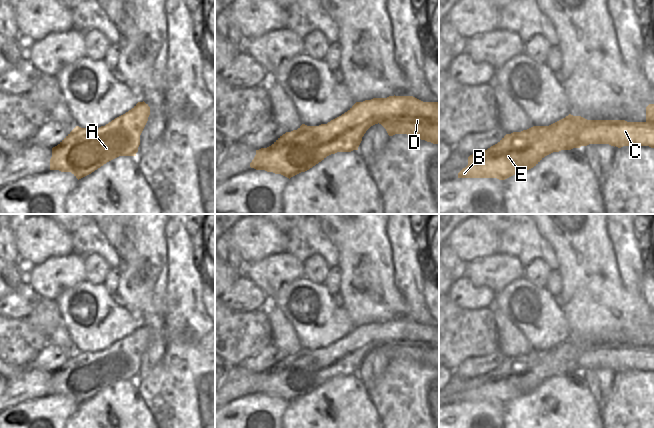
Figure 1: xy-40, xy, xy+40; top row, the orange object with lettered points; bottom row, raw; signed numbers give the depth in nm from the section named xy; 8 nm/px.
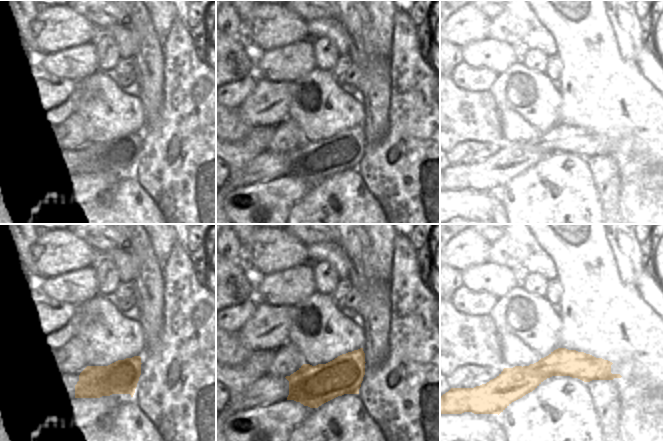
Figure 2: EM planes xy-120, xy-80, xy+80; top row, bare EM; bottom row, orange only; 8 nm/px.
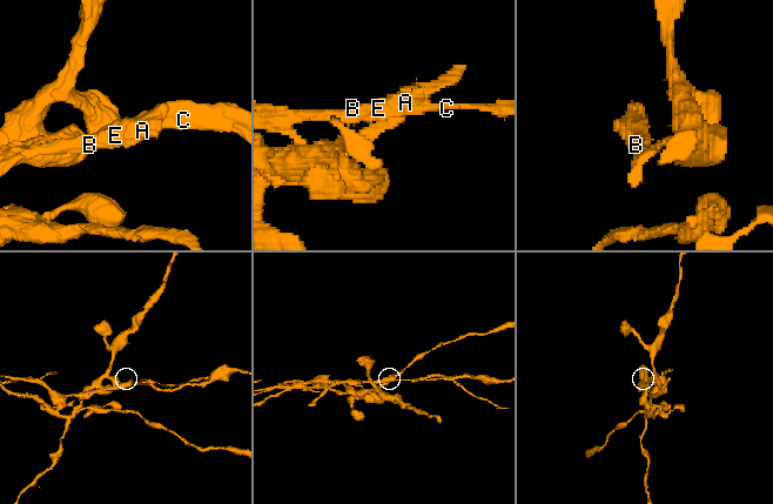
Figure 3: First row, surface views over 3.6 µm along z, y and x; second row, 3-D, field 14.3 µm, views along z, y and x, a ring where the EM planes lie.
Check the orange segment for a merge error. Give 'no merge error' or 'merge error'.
merge error

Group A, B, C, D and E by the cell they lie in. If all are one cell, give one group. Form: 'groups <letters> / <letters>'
groups A B D E / C

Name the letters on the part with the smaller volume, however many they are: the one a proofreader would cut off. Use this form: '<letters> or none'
A, B, D, E

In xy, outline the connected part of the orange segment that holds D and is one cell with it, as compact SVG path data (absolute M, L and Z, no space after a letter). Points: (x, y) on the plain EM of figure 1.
M389 320L356 326L347 336L319 350L302 348L297 354L286 356L271 370L256 374L250 391L291 402L305 396L337 376L358 374L362 361L373 349L383 344L399 346L439 346L439 326L423 326L413 320Z

